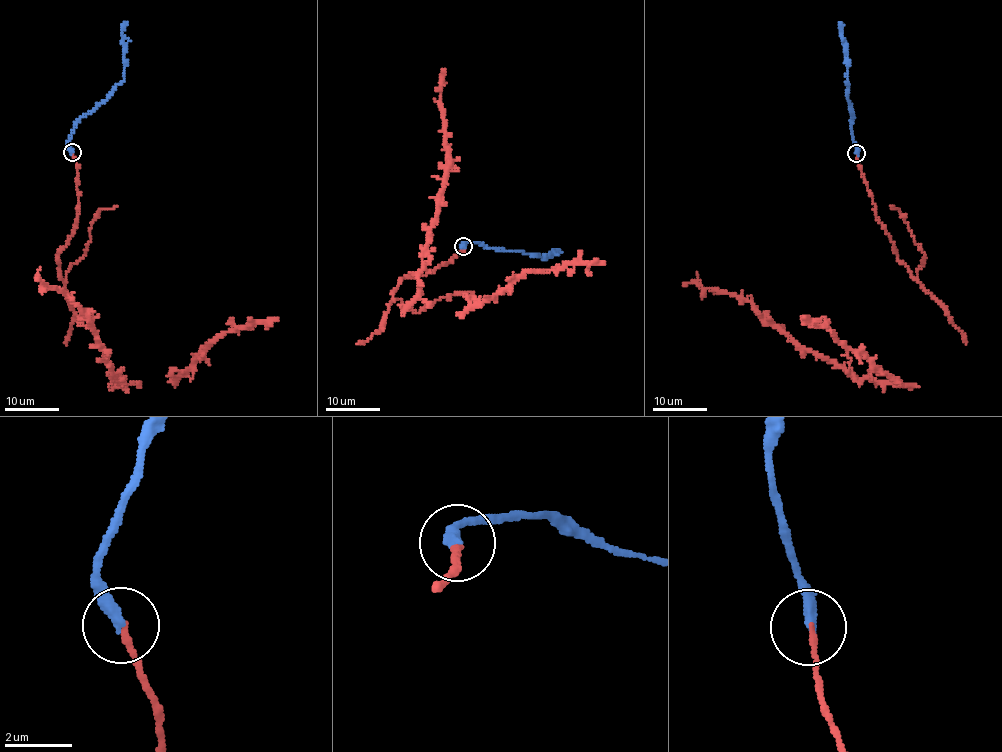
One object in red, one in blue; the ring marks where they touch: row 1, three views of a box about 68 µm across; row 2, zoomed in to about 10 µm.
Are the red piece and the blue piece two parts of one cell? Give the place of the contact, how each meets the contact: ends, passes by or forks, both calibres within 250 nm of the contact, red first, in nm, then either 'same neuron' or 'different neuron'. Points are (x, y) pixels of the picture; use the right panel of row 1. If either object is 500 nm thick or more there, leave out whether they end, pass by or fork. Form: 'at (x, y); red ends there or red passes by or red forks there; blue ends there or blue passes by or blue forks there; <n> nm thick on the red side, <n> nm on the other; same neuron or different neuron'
at (856, 153); red ends there; blue ends there; 160 nm thick on the red side, 320 nm on the other; same neuron

